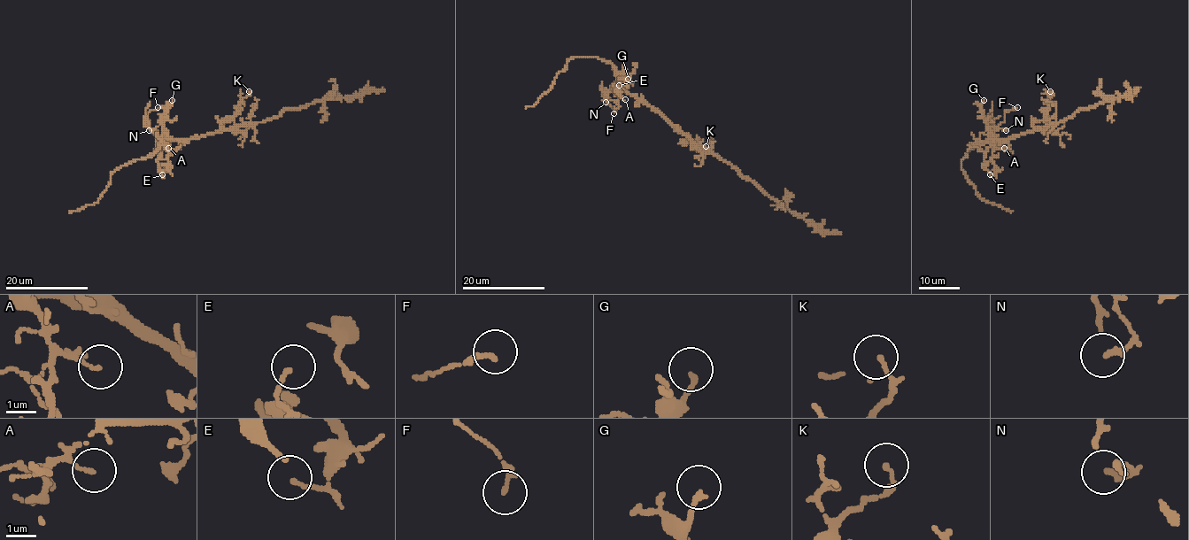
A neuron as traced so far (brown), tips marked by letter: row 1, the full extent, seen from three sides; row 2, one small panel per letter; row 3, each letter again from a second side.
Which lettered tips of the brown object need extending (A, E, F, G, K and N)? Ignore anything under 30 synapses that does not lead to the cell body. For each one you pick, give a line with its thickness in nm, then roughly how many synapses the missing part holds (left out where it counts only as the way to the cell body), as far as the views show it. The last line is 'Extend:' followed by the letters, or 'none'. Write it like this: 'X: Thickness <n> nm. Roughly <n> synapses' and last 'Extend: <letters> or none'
Extend: none

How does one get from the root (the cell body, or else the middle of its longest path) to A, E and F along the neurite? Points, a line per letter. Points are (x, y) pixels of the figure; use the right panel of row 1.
A: (1024, 133), (1008, 139), (994, 138), (996, 145), (1004, 148)
E: (1024, 133), (1008, 139), (993, 139), (992, 161), (996, 173), (990, 174)
F: (1024, 133), (1008, 139), (994, 138), (994, 130), (1004, 120), (1005, 112), (1017, 107)

